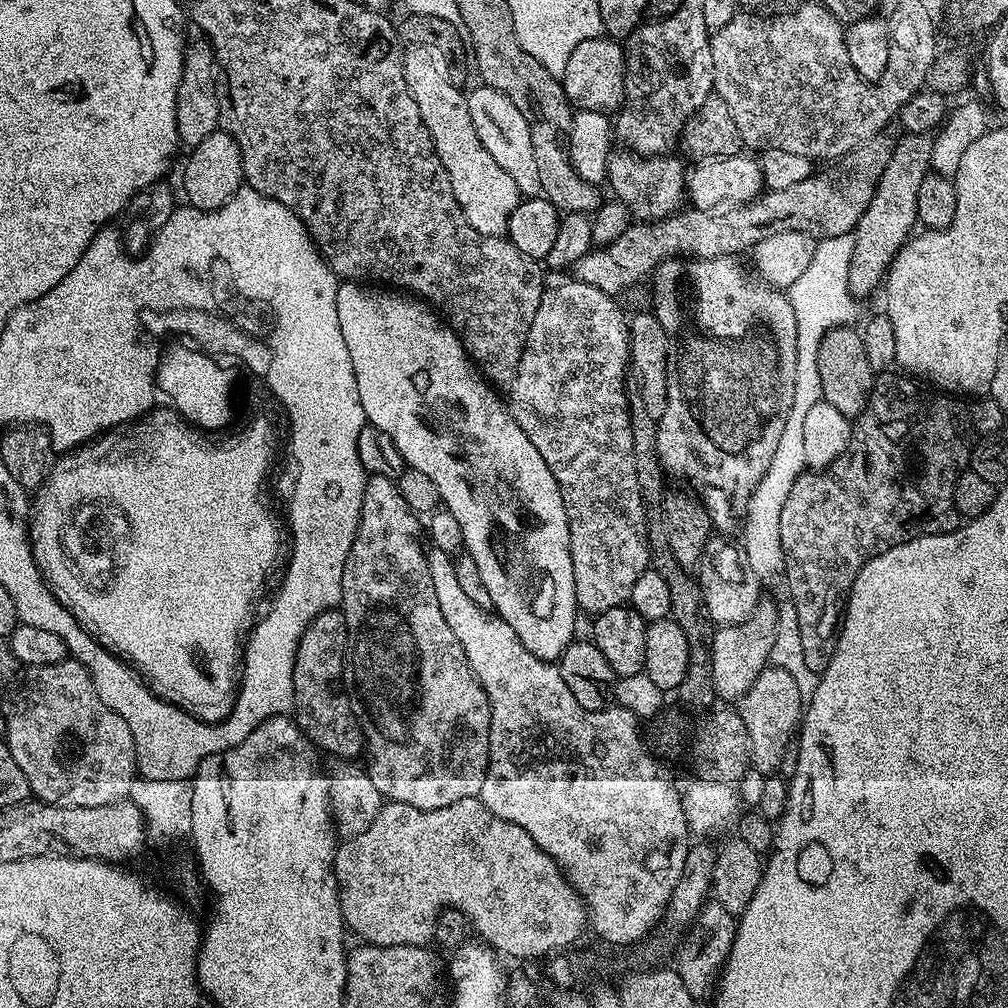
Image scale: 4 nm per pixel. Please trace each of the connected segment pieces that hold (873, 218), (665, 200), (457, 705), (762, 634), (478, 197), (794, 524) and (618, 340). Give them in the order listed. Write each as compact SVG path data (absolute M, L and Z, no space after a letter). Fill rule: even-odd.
M923 132L922 134L914 134L913 136L904 134L901 135L901 140L897 139L892 146L892 153L890 154L890 162L886 162L886 166L882 170L882 174L880 175L880 179L876 181L876 189L874 190L874 194L870 198L870 202L866 206L866 210L862 214L862 218L859 222L857 222L854 229L854 239L852 242L852 257L850 258L850 270L848 271L848 288L852 291L853 297L861 298L860 296L868 296L872 291L879 289L881 284L884 282L886 278L886 273L888 267L892 265L894 262L894 258L900 253L901 248L904 247L905 244L908 243L910 237L913 235L914 229L912 227L917 227L918 221L916 219L916 215L918 214L918 190L922 187L922 182L925 177L930 174L930 169L932 166L932 143L933 137L929 135L929 133Z
M627 150L613 151L608 157L607 187L612 187L611 195L621 200L637 221L661 220L664 216L672 215L685 203L686 168L674 157L672 154L637 156Z
M369 475L364 482L362 494L362 510L358 518L358 530L350 546L350 554L346 554L346 566L342 570L342 598L339 607L346 618L348 638L350 641L350 676L356 679L356 696L354 692L355 714L360 721L360 729L364 732L367 755L372 755L366 763L368 776L378 786L381 797L388 802L402 802L414 806L418 810L438 810L442 806L450 806L454 802L462 802L462 798L479 797L482 782L488 769L488 751L490 750L490 702L486 698L486 690L478 682L476 675L470 670L466 654L462 646L458 646L458 638L446 626L446 618L442 618L442 610L438 606L438 594L434 594L434 582L428 573L426 548L420 545L422 540L422 524L417 513L410 510L406 499L400 493L397 481L391 476Z
M764 598L741 624L729 624L715 629L712 646L713 688L721 701L740 701L754 684L754 678L762 669L769 667L778 622L776 609L775 603L771 604L768 598Z
M407 45L404 77L410 94L414 94L414 102L418 102L422 122L430 130L438 158L446 166L446 174L450 174L450 186L454 186L454 198L458 198L462 214L483 236L504 236L510 214L520 205L522 193L514 186L514 178L482 146L470 118L467 95L461 85L450 82L442 54L431 46Z
M889 370L875 377L870 398L862 414L855 417L846 450L842 450L828 468L805 470L794 482L782 506L783 575L788 576L790 602L794 610L798 610L802 655L810 670L818 674L824 672L834 658L848 596L862 566L878 554L902 546L902 542L946 534L960 527L962 517L954 502L958 478L969 467L975 445L985 436L999 431L1006 420L1005 409L990 398L957 398L952 394L941 394L929 390L911 375L895 376L894 373Z
M575 278L569 280L569 284L549 287L538 302L538 314L530 322L530 334L510 389L510 411L560 487L570 526L570 558L579 611L599 614L627 605L638 574L649 571L648 519L634 474L628 388L624 384L624 372L626 376L630 368L628 320L609 293Z

